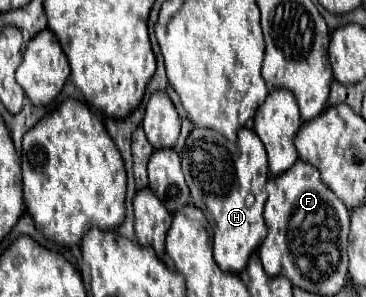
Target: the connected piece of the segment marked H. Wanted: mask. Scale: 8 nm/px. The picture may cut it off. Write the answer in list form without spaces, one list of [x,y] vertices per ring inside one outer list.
[[[194,128],[182,150],[182,168],[192,192],[192,204],[204,212],[212,228],[216,264],[224,272],[240,274],[244,264],[248,264],[248,256],[258,250],[266,236],[262,212],[267,198],[265,184],[269,169],[262,140],[250,128],[240,132],[238,142],[226,140],[216,130]]]

